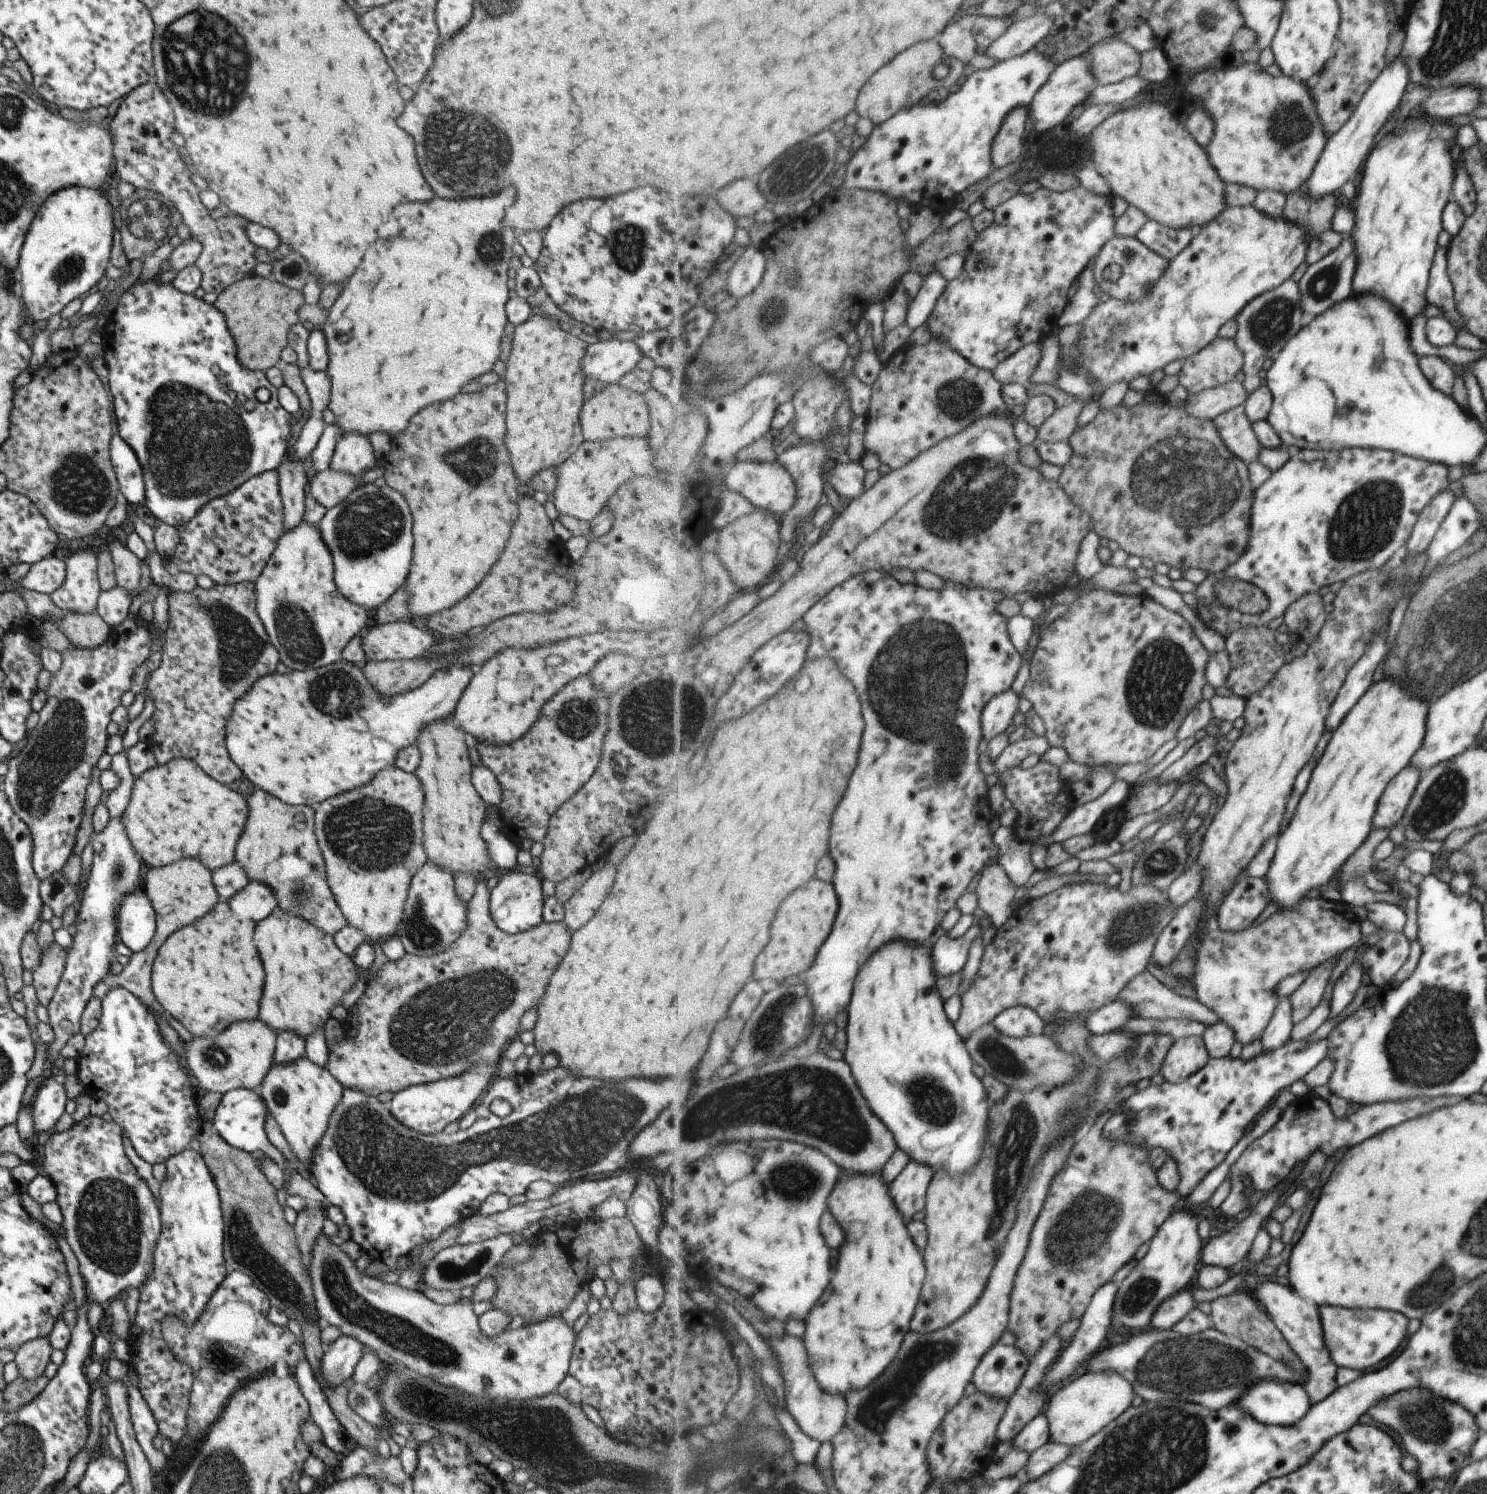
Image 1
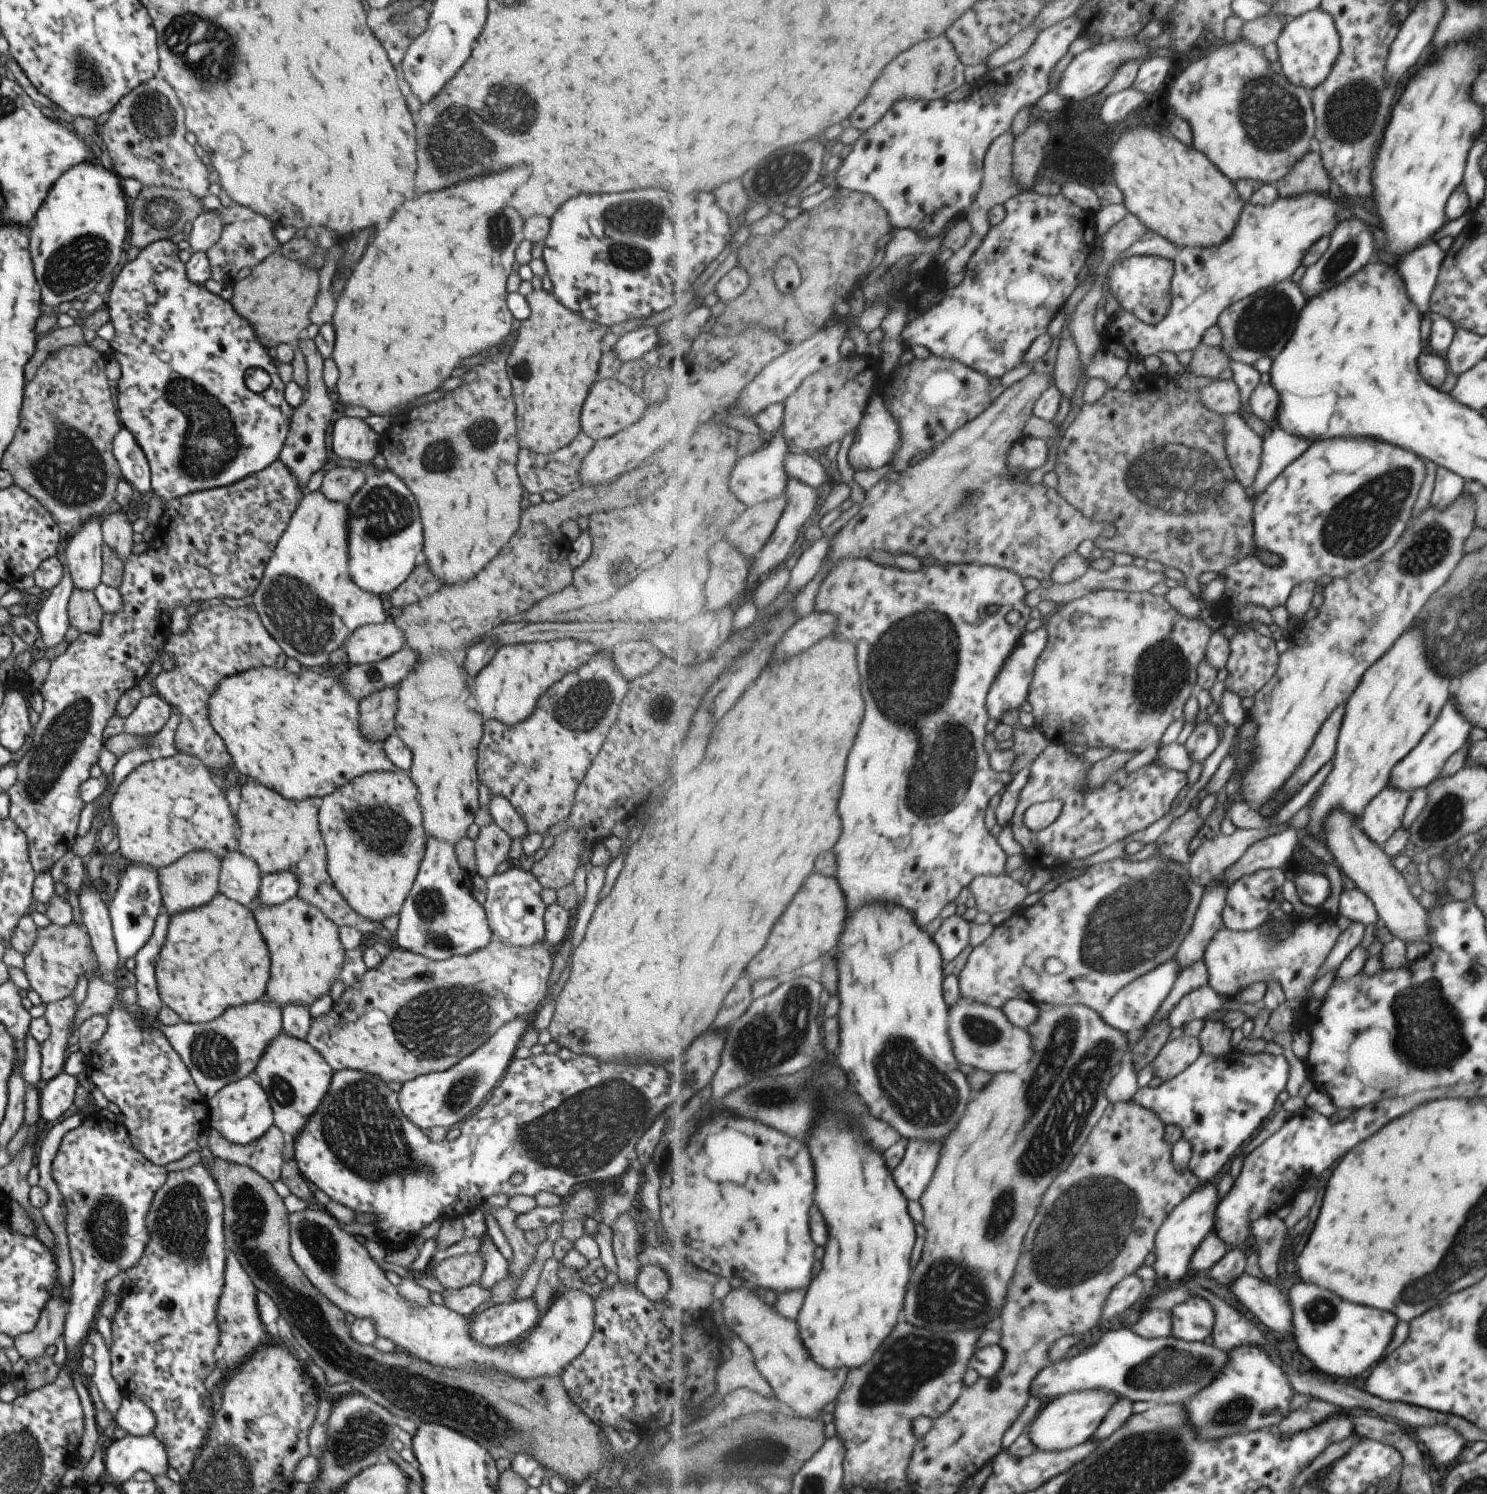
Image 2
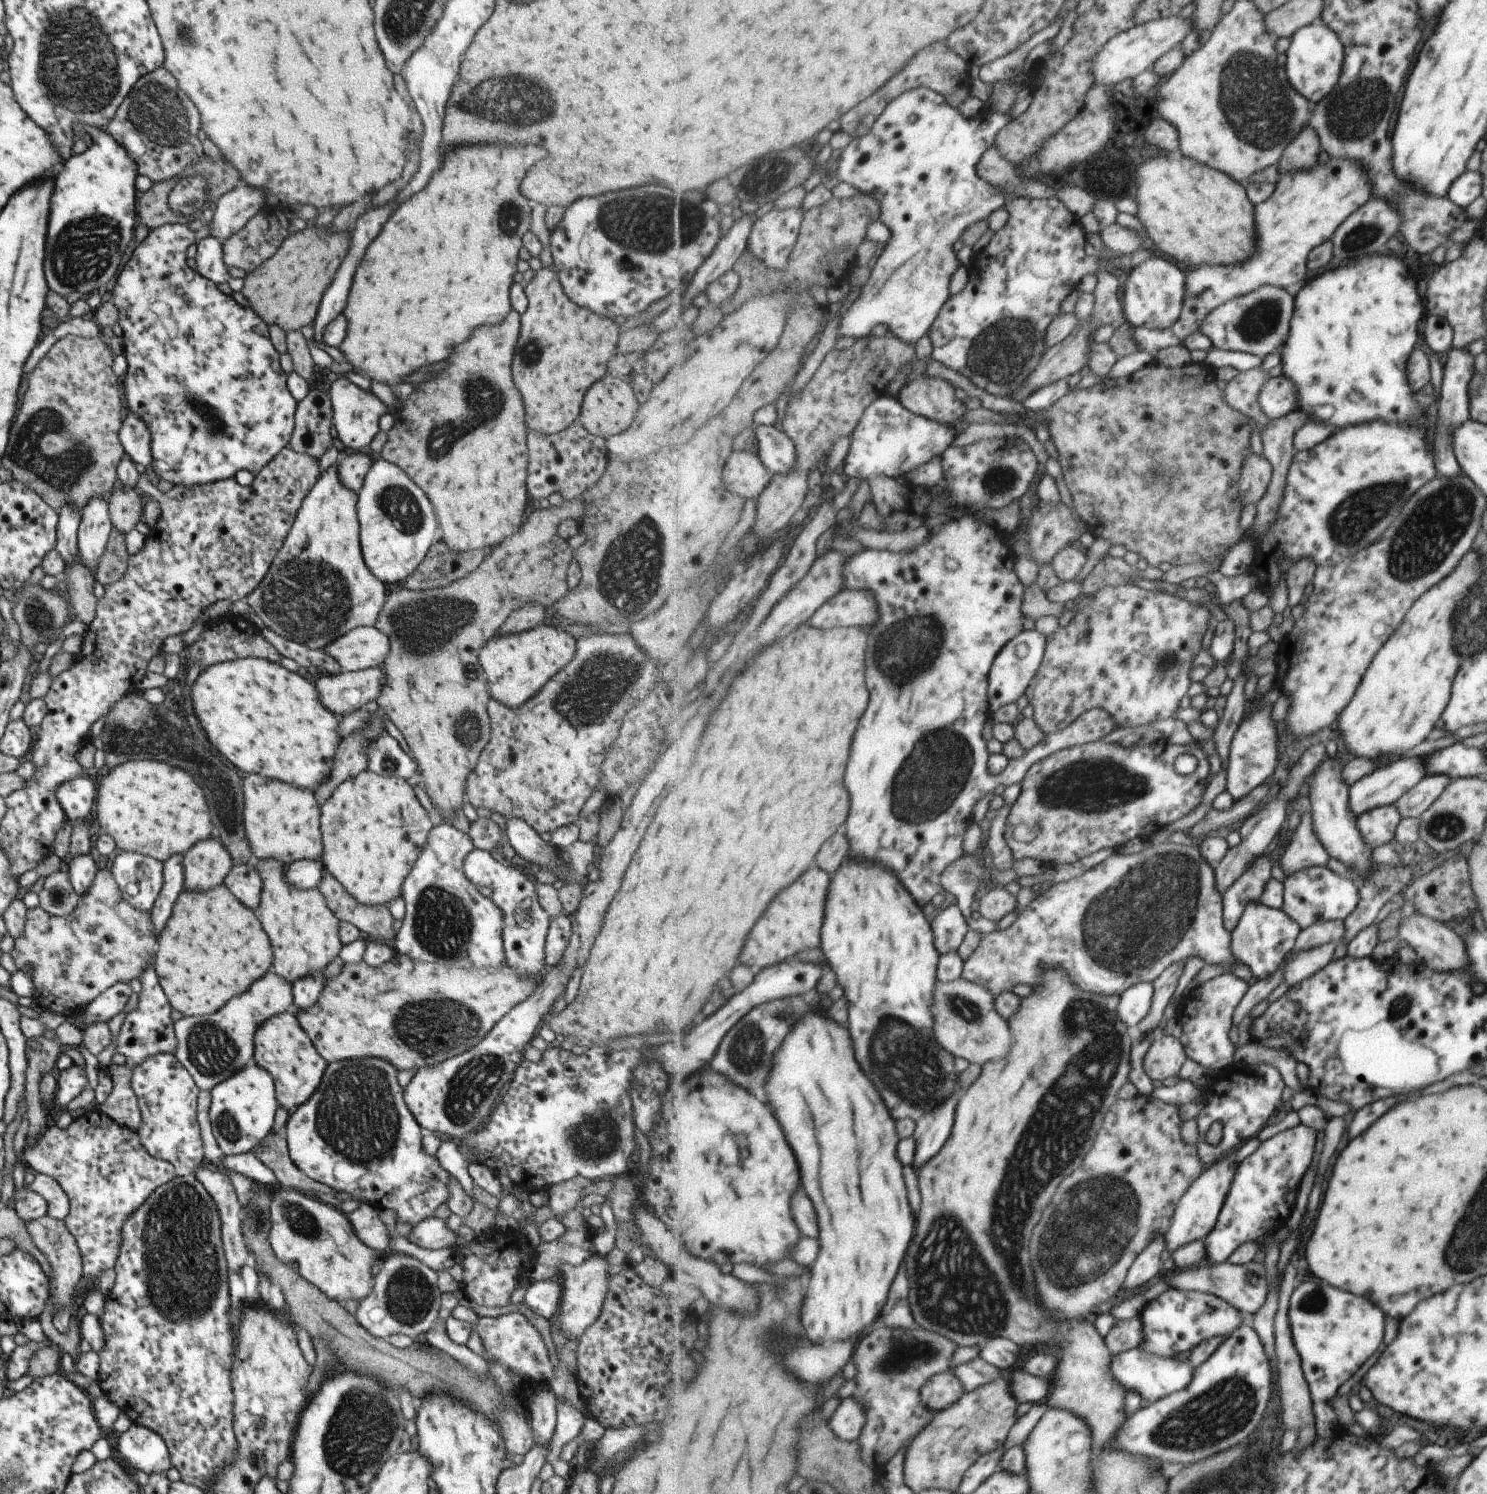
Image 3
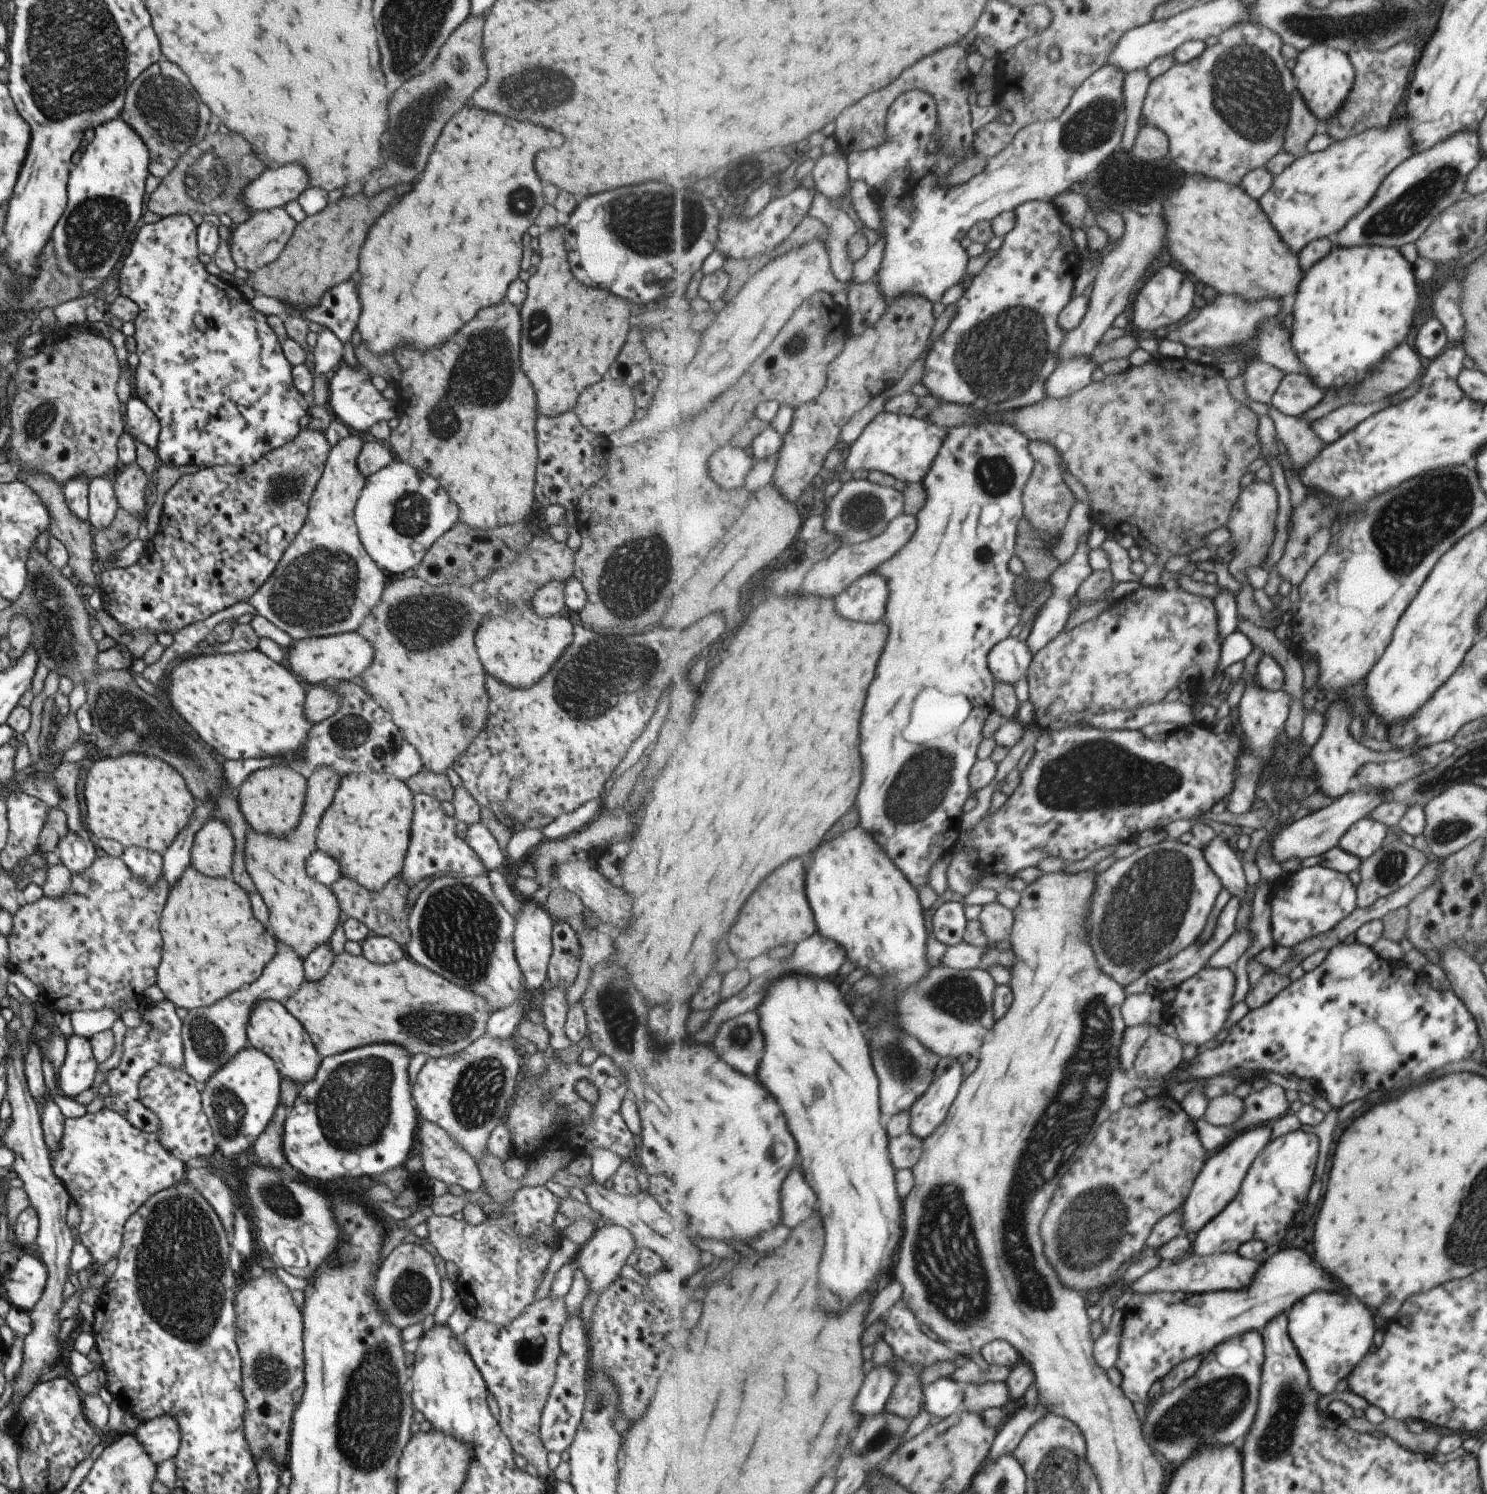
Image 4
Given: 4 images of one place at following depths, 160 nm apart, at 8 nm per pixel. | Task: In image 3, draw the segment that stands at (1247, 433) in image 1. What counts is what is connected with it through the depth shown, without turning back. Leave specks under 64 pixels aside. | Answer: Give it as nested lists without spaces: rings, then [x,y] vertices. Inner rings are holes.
[[[1247,454],[1240,481],[1240,495],[1245,506],[1247,504],[1257,506],[1261,498],[1268,494],[1273,474],[1273,464],[1264,455]]]

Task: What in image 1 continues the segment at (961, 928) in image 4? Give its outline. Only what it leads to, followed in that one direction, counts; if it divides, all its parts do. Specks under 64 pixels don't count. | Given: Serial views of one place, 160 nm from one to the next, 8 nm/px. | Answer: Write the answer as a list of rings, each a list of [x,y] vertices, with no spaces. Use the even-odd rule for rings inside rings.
[[[977,921],[969,927],[966,933],[960,938],[951,938],[949,934],[944,934],[933,948],[933,966],[938,977],[953,976],[963,971],[969,960],[973,942],[977,942],[983,932],[983,926]]]

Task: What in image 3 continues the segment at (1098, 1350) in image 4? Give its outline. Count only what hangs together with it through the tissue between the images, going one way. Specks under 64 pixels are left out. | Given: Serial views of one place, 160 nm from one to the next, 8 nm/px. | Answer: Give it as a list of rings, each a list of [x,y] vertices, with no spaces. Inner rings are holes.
[[[1133,1317],[1117,1321],[1104,1338],[1111,1350],[1111,1355],[1121,1354],[1141,1346],[1145,1340],[1145,1322],[1143,1317]]]

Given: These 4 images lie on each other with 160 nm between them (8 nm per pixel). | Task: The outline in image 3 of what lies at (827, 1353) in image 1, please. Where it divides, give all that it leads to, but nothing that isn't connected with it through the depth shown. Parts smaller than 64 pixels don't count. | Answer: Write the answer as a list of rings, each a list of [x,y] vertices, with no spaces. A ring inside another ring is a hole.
[[[811,1012],[795,1022],[793,1032],[785,1038],[781,1050],[775,1052],[773,1070],[767,1082],[769,1102],[785,1126],[797,1158],[801,1158],[801,1172],[805,1190],[815,1202],[821,1224],[821,1254],[813,1266],[811,1286],[803,1306],[803,1324],[813,1342],[837,1342],[859,1334],[873,1320],[879,1318],[891,1284],[907,1256],[915,1236],[915,1218],[907,1198],[907,1184],[903,1178],[903,1164],[897,1158],[897,1130],[881,1094],[873,1080],[861,1070],[853,1050],[849,1030],[837,1024],[827,1012]]]

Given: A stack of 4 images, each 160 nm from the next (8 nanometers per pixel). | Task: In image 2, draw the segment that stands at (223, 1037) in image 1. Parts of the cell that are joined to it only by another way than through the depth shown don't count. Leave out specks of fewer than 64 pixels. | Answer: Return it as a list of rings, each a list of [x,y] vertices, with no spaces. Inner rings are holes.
[[[264,996],[263,1000],[249,1002],[245,1006],[225,1009],[225,1014],[207,1024],[189,1024],[180,1020],[177,1024],[159,1025],[158,1028],[179,1054],[199,1094],[208,1101],[223,1086],[251,1075],[269,1042],[279,1034],[281,1012],[282,1008]]]

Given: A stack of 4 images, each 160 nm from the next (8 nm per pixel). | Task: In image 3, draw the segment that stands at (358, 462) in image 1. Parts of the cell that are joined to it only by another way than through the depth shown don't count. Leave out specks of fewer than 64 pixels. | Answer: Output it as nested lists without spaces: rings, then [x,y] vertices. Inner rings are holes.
[[[343,376],[333,377],[329,388],[324,389],[331,402],[332,427],[336,431],[337,439],[343,445],[344,454],[366,452],[370,442],[378,432],[379,418],[387,413],[387,406],[370,391],[361,390]]]

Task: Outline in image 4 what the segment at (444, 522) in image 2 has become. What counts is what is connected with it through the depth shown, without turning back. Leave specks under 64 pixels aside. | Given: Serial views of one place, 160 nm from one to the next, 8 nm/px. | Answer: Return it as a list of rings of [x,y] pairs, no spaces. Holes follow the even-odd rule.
[[[501,300],[495,306],[485,306],[479,310],[477,316],[471,318],[457,334],[453,334],[449,340],[445,340],[441,346],[435,346],[433,350],[409,350],[409,346],[401,346],[401,350],[393,352],[393,358],[401,370],[397,380],[393,380],[394,390],[396,391],[396,413],[399,425],[390,430],[388,442],[390,450],[394,451],[401,462],[407,463],[414,469],[425,472],[435,478],[451,496],[451,500],[459,506],[459,522],[465,523],[471,528],[481,530],[492,529],[501,524],[517,523],[524,521],[531,510],[534,494],[534,472],[536,469],[536,456],[538,448],[536,445],[536,434],[533,430],[535,424],[535,394],[533,388],[529,388],[529,380],[525,374],[519,370],[519,310],[508,300]]]

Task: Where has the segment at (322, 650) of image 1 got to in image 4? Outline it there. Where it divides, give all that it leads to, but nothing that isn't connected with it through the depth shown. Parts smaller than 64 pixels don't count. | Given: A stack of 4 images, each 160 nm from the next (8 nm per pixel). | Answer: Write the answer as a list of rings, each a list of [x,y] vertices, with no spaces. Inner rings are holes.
[[[349,432],[347,437],[330,447],[321,476],[310,496],[303,526],[267,580],[247,600],[255,608],[256,614],[283,630],[293,641],[356,631],[361,619],[378,604],[384,589],[385,572],[366,553],[354,521],[354,506],[366,480],[356,463],[362,446],[363,442],[357,433]]]

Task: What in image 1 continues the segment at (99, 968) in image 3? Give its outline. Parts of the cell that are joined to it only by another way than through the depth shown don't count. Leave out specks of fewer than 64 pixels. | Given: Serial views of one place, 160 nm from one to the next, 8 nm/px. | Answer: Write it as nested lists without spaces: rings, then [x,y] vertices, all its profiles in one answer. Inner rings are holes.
[[[53,943],[40,951],[39,964],[32,971],[31,985],[35,990],[38,1004],[45,1008],[53,997],[59,978],[61,978],[63,962],[65,962],[65,949],[61,948],[59,944]]]

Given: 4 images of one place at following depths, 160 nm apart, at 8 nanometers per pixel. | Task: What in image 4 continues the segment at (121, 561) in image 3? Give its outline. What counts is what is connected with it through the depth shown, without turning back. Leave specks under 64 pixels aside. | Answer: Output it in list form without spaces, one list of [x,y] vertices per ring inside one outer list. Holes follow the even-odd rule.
[[[119,507],[106,529],[97,529],[92,537],[92,549],[97,561],[125,548],[138,535],[140,516]]]

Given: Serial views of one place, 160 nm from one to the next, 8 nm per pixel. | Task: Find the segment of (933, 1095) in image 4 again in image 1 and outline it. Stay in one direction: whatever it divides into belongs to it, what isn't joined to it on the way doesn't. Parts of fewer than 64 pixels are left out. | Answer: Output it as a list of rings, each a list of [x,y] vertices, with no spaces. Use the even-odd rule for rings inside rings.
[[[909,1162],[909,1166],[899,1174],[899,1178],[890,1184],[891,1190],[893,1190],[893,1200],[897,1202],[897,1206],[899,1206],[899,1210],[905,1214],[905,1218],[907,1216],[913,1216],[913,1214],[917,1214],[920,1210],[925,1208],[925,1196],[927,1196],[927,1190],[929,1190],[929,1184],[931,1184],[931,1180],[933,1180],[933,1174],[935,1170],[931,1170],[927,1164],[919,1164],[919,1162]]]

